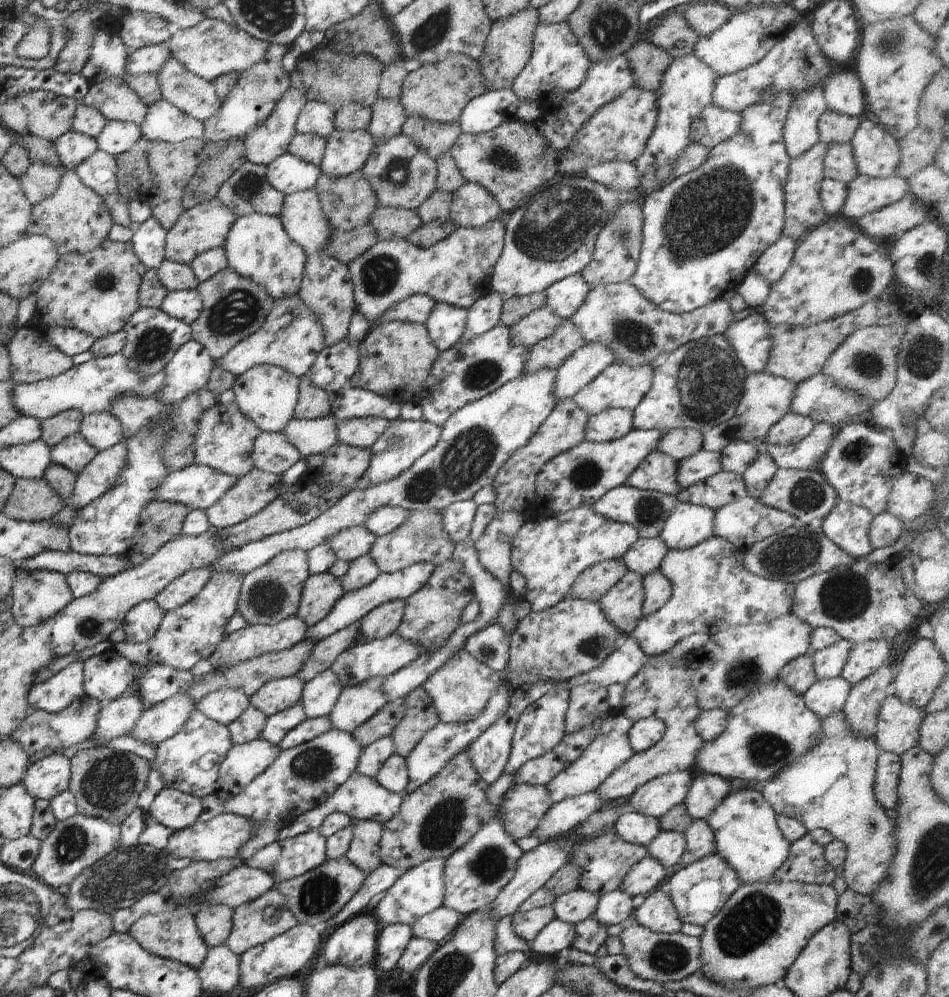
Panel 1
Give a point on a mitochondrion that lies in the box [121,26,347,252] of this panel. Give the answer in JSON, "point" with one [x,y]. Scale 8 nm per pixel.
{"point":[245,188]}

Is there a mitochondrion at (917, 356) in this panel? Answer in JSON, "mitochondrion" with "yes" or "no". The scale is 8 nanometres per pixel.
{"mitochondrion":"yes"}

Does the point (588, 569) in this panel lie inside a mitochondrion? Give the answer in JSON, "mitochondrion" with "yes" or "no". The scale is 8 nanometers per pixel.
{"mitochondrion":"no"}

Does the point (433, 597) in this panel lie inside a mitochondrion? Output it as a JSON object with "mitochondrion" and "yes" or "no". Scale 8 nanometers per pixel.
{"mitochondrion":"no"}

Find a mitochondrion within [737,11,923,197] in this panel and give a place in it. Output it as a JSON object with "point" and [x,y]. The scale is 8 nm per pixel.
{"point":[892,45]}

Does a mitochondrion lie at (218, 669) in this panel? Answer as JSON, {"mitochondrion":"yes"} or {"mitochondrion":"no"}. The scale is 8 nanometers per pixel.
{"mitochondrion":"no"}

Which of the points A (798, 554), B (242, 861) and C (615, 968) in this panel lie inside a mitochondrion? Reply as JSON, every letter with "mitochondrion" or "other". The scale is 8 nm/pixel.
{"A":"mitochondrion","B":"other","C":"other"}

